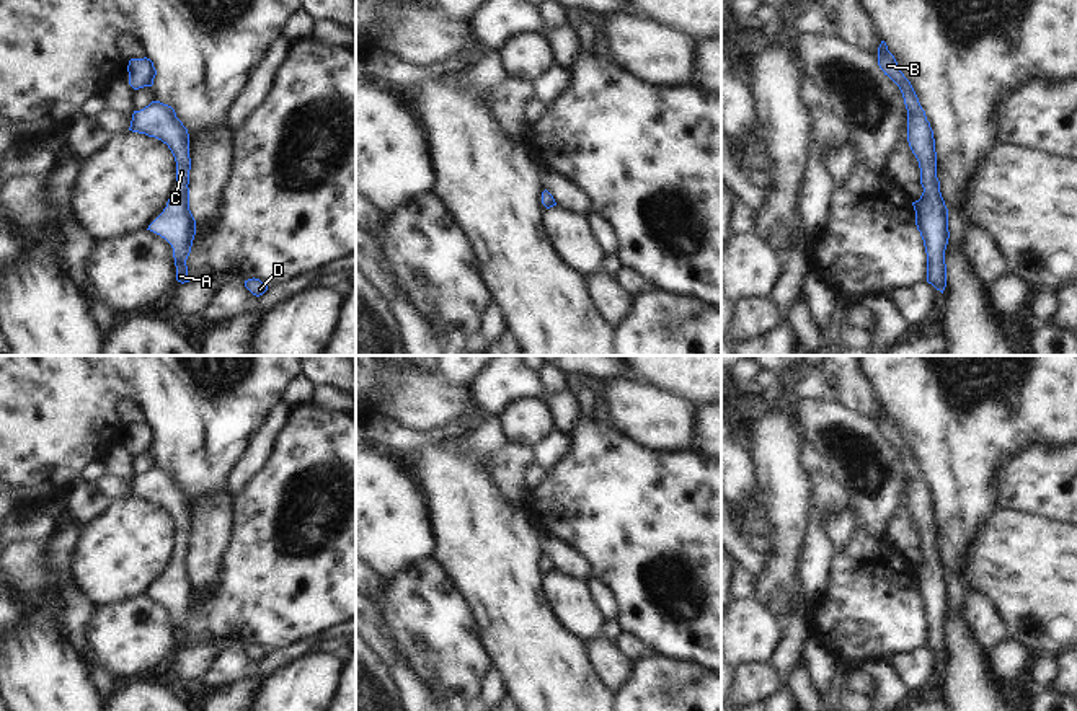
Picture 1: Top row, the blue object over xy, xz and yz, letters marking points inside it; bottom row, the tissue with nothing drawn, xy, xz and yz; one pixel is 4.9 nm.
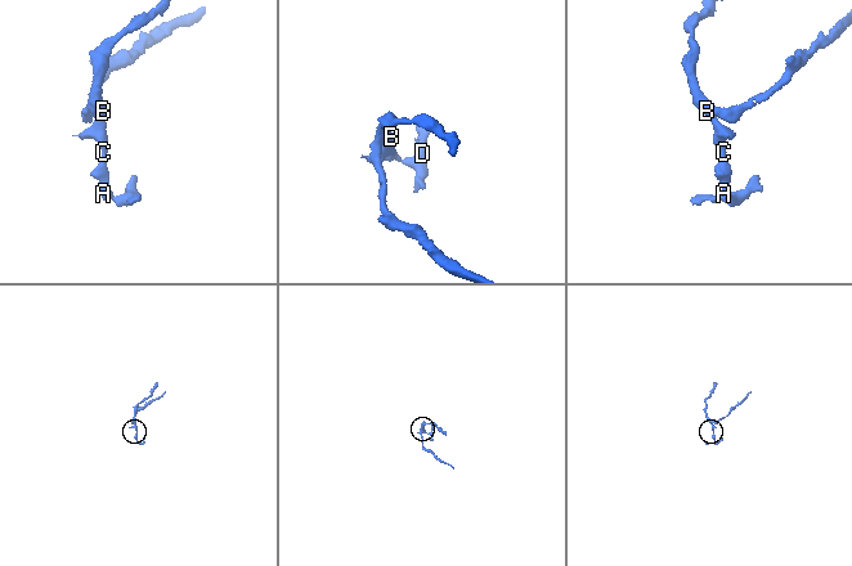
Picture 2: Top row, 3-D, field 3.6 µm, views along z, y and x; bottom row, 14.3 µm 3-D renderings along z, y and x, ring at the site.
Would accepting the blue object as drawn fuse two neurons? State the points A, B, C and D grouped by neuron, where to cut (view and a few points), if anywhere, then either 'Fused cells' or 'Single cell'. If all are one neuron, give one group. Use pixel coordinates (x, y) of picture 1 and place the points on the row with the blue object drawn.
Groups: A B C D. No split. Single cell.

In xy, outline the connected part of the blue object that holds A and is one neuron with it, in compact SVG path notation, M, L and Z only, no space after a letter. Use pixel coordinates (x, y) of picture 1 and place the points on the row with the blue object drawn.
M152 101L134 111L129 130L155 137L168 145L176 161L176 188L163 212L147 230L165 238L173 248L176 280L188 280L186 259L196 235L196 220L189 210L189 134L171 106Z

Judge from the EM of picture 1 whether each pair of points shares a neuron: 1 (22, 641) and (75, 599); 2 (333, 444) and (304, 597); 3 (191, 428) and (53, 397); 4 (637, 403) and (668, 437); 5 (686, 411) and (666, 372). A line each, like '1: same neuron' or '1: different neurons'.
1: different neurons
2: same neuron
3: same neuron
4: same neuron
5: different neurons

